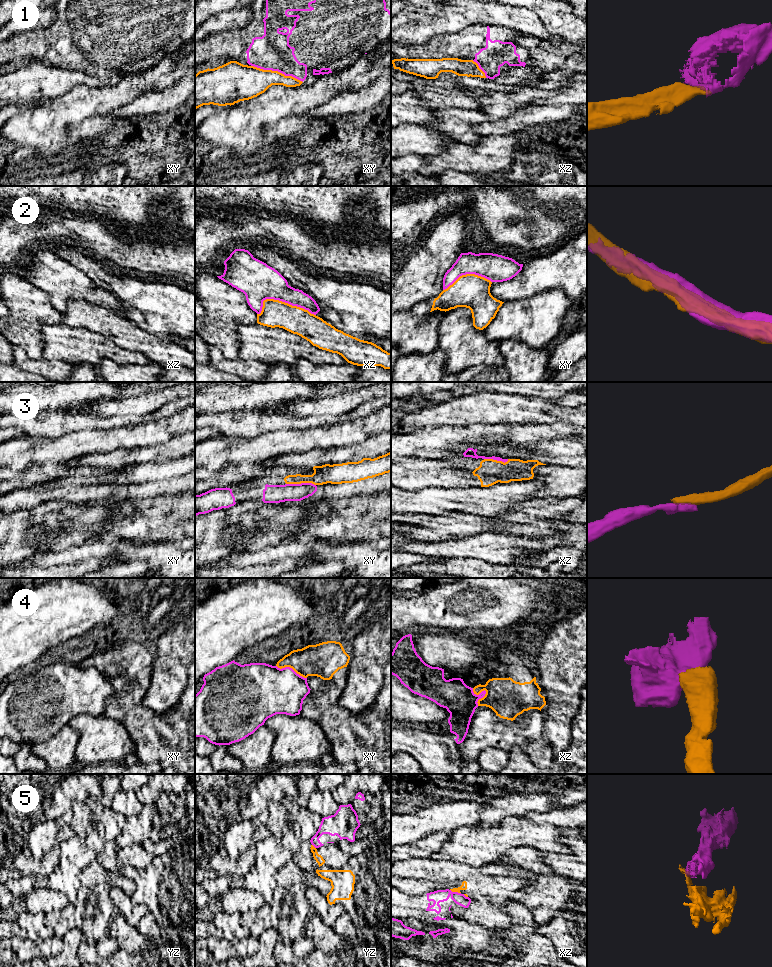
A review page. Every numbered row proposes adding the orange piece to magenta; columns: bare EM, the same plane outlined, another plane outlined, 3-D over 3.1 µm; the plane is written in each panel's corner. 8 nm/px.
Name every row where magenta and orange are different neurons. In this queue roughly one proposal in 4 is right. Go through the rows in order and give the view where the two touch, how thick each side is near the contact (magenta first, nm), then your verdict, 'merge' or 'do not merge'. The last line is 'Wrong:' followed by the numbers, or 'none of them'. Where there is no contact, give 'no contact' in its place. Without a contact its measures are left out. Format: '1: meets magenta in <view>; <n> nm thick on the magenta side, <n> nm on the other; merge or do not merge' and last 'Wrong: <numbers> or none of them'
1: meets magenta in xy; 300 nm thick on the magenta side, 260 nm on the other; do not merge
2: meets magenta in xz; 300 nm thick on the magenta side, 220 nm on the other; do not merge
3: meets magenta in xy; 140 nm thick on the magenta side, 150 nm on the other; do not merge
4: meets magenta in xz; 260 nm thick on the magenta side, 300 nm on the other; do not merge
5: meets magenta in xz; 100 nm thick on the magenta side, 50 nm on the other; do not merge
Wrong: 1, 2, 3, 4, 5

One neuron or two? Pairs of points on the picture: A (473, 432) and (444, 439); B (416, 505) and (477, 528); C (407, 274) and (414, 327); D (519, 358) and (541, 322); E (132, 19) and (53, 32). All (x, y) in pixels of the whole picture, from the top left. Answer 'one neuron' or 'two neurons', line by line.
A: one neuron
B: two neurons
C: two neurons
D: two neurons
E: one neuron

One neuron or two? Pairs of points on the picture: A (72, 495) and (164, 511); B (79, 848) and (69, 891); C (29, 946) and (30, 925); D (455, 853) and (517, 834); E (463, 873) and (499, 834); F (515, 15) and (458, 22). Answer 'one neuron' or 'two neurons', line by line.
A: two neurons
B: one neuron
C: two neurons
D: one neuron
E: two neurons
F: one neuron

